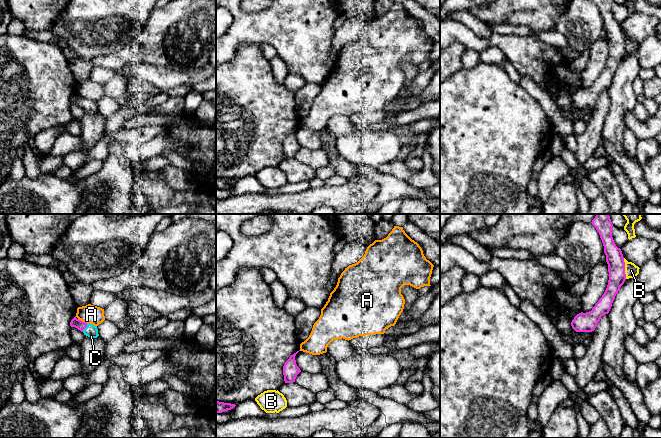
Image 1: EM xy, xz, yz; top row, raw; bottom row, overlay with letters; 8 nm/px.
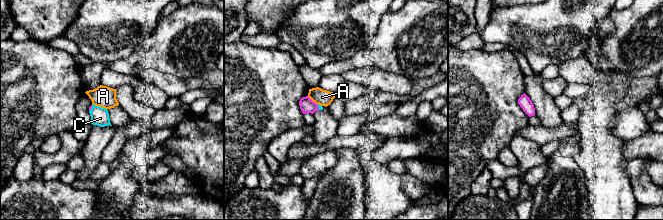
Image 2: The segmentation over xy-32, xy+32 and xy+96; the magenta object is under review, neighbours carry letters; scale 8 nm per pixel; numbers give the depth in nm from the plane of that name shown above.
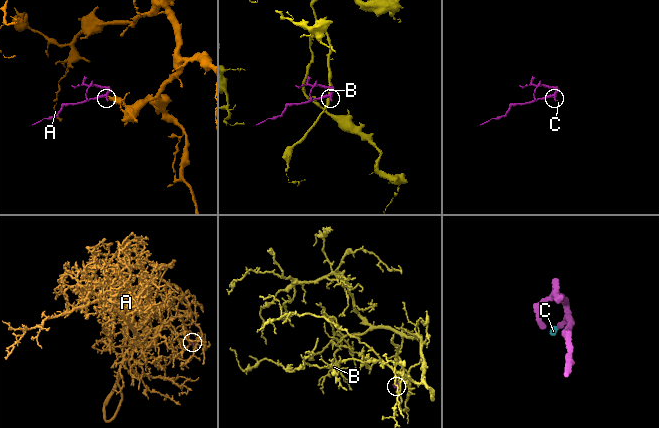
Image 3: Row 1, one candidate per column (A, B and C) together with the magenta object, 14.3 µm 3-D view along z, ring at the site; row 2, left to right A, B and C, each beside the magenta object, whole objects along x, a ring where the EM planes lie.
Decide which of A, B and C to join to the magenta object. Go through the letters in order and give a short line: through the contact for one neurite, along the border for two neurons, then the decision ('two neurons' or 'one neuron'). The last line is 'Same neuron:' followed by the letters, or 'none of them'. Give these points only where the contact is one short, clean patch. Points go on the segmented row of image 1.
A: xy (78, 318), (86, 323) | two neurons
B: two neurons
C: xy (80, 325), (86, 326), (91, 331) | one neuron
Same neuron: C

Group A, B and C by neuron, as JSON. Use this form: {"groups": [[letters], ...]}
{"groups": [["A"], ["B"], ["C"]]}

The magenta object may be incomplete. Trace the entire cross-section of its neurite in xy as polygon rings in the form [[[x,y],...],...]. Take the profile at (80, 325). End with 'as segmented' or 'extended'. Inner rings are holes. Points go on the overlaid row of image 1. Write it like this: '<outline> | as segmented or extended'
[[[76,316],[71,320],[70,326],[77,328],[81,332],[83,332],[84,335],[90,338],[97,338],[99,336],[97,326],[83,322],[77,319]]] | extended

